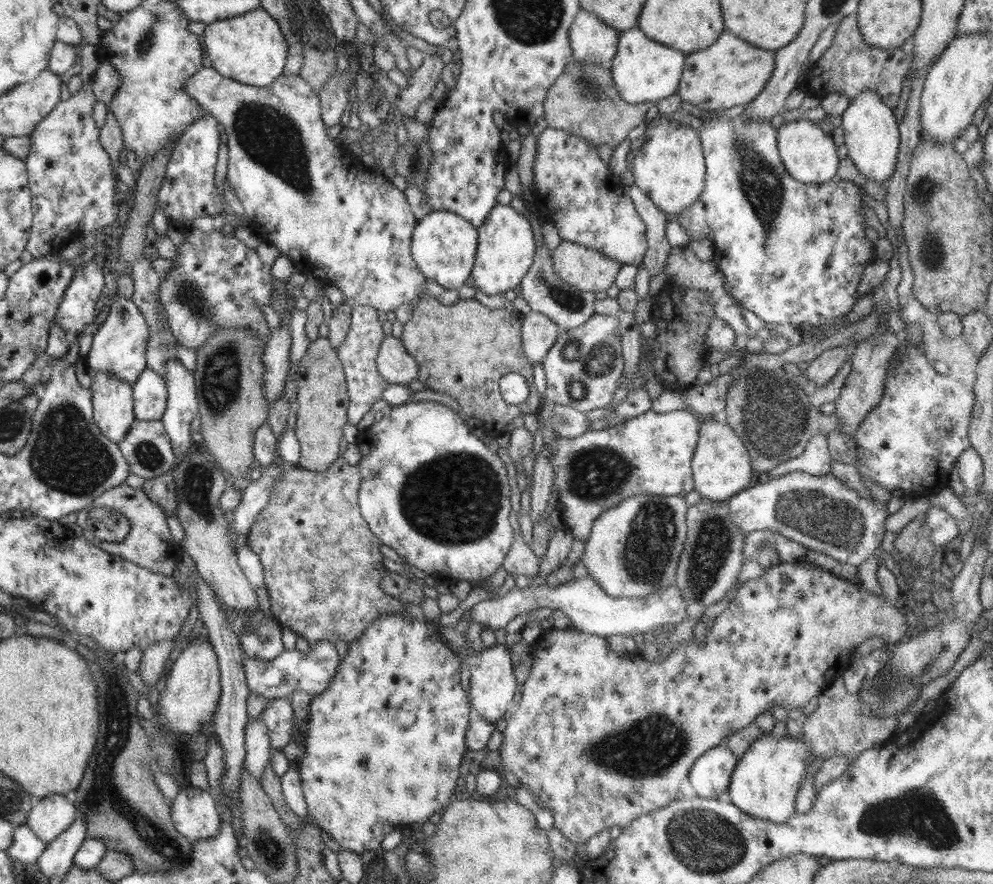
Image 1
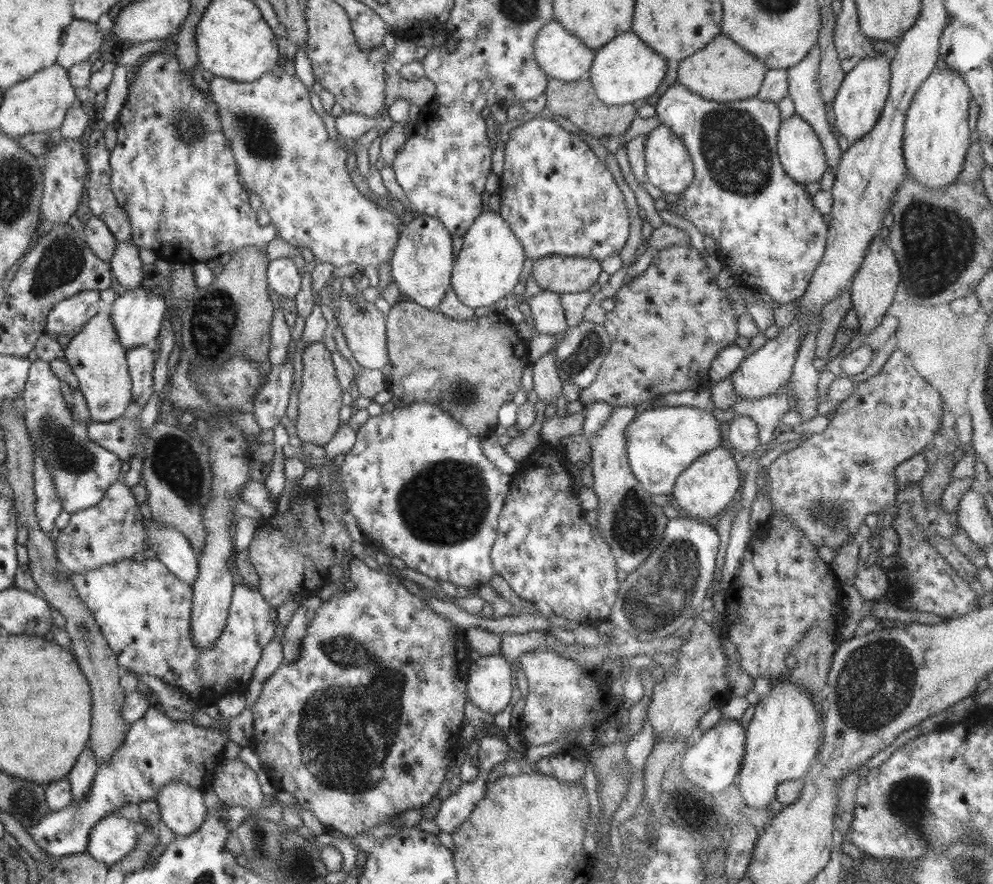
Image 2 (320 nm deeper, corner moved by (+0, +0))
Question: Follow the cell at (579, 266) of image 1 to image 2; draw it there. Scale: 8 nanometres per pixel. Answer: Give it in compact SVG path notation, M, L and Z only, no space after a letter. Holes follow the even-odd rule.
M549 255L534 261L531 276L544 291L575 293L588 291L602 271L595 259Z

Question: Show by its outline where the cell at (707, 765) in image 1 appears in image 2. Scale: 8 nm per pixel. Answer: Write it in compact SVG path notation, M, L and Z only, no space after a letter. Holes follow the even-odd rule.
M723 718L712 728L703 734L698 744L689 746L687 751L680 756L681 771L683 775L692 781L702 792L718 794L730 784L736 783L741 769L746 746L746 734L738 720Z

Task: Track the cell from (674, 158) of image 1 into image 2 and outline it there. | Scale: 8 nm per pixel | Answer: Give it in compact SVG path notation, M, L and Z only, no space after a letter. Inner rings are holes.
M658 125L647 134L645 142L646 179L670 199L680 195L694 179L691 156L682 139L666 125Z

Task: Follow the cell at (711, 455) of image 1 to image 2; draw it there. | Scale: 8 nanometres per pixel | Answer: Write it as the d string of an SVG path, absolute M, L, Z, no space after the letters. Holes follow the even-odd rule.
M721 444L701 455L680 473L671 492L673 504L684 511L687 517L714 518L721 510L730 507L737 500L744 476L745 473L738 469L729 447Z

